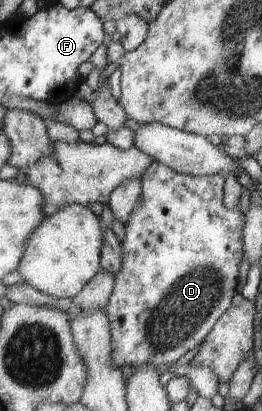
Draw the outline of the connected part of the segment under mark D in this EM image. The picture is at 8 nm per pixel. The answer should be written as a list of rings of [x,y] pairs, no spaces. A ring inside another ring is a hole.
[[[153,160],[152,164],[148,166],[146,172],[144,172],[141,179],[141,198],[142,200],[139,202],[139,205],[130,213],[130,216],[128,217],[128,220],[125,222],[125,233],[124,240],[121,242],[121,269],[114,274],[115,275],[115,283],[114,288],[112,289],[110,298],[107,300],[107,305],[105,308],[105,315],[108,317],[109,325],[111,328],[111,349],[113,350],[111,352],[111,357],[113,360],[113,363],[121,370],[123,366],[131,366],[134,370],[136,367],[141,367],[143,364],[146,363],[152,363],[155,367],[157,367],[159,364],[173,364],[175,362],[178,362],[186,352],[190,352],[193,348],[196,348],[198,344],[200,344],[210,333],[212,330],[212,327],[216,322],[218,322],[218,319],[221,318],[221,316],[230,308],[233,296],[236,292],[236,286],[238,282],[238,270],[240,270],[240,262],[242,262],[243,258],[243,226],[245,221],[245,214],[242,213],[240,210],[237,210],[237,208],[234,209],[228,209],[224,207],[224,204],[222,203],[222,197],[223,197],[223,188],[224,188],[224,180],[225,176],[218,173],[215,175],[210,176],[198,176],[198,175],[187,175],[182,173],[177,173],[176,171],[173,171],[172,169],[169,169],[165,164],[162,164],[160,161]]]

